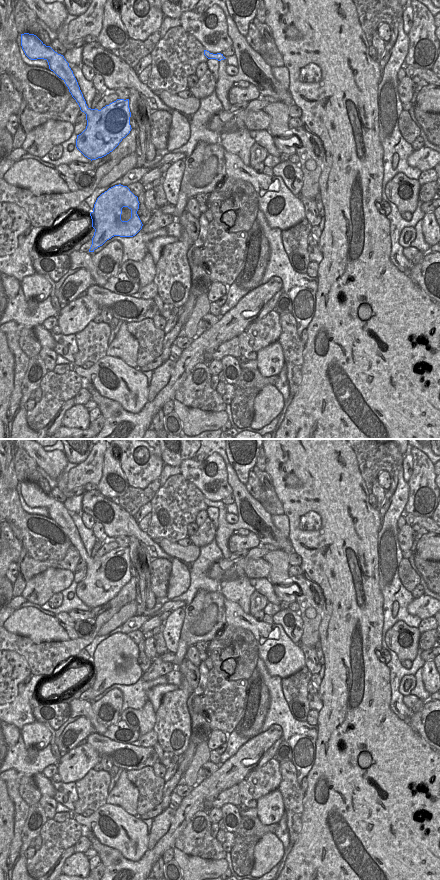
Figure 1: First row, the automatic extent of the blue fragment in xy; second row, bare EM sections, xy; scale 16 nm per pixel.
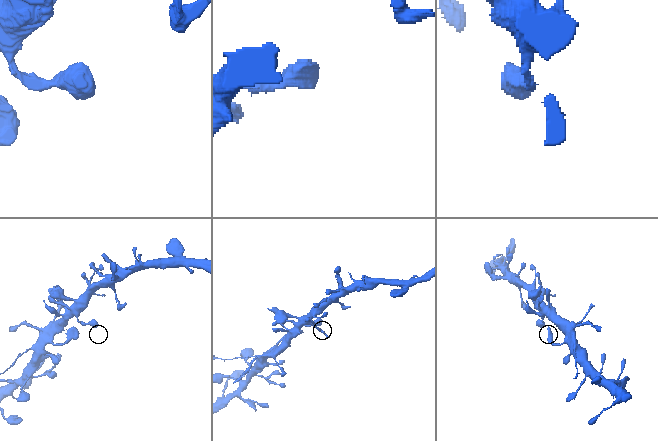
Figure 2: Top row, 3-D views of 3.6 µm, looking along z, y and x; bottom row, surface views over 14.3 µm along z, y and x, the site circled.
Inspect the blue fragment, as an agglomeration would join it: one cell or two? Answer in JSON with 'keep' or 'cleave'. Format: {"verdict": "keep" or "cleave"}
{"verdict": "keep"}

